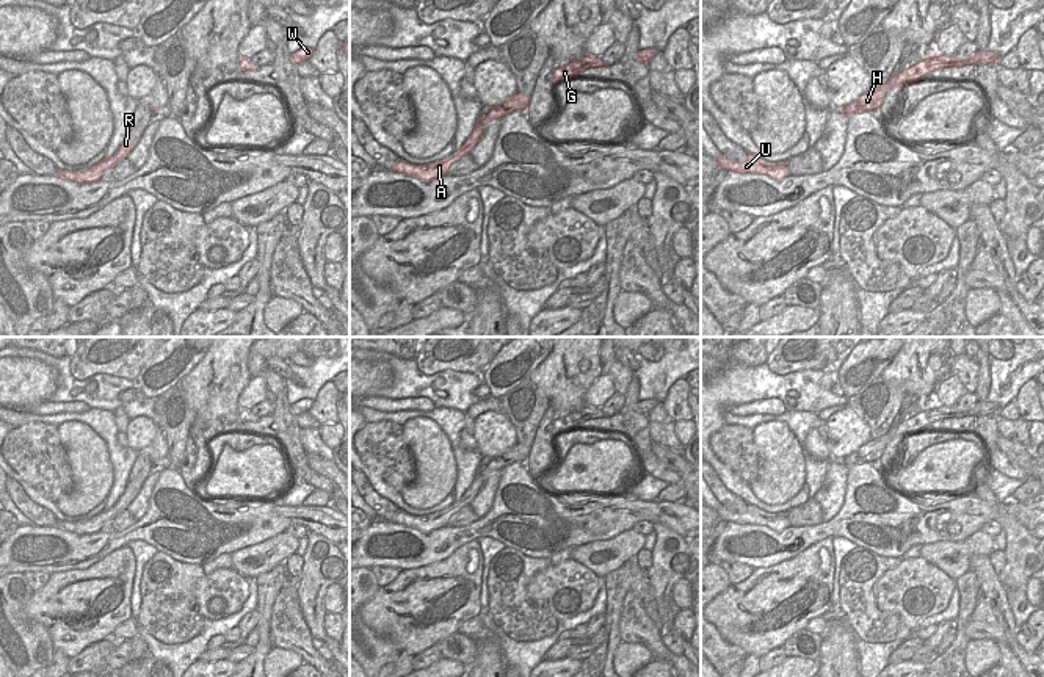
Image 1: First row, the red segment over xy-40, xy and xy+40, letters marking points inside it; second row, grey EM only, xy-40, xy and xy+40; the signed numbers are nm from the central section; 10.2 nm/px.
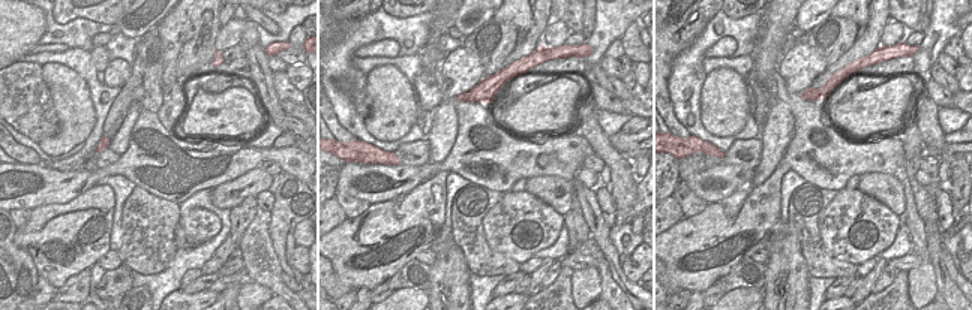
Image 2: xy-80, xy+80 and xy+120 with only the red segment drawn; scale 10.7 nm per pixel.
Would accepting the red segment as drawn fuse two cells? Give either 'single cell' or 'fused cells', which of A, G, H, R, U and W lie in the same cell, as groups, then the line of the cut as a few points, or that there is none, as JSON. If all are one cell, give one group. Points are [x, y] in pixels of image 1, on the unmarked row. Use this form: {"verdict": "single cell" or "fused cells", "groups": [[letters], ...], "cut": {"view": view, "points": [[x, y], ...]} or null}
{"verdict": "single cell", "groups": [["A", "G", "H", "R", "U", "W"]], "cut": null}

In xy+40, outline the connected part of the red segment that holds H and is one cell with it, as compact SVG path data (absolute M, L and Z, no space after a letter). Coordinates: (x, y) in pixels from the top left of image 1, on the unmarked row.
M934 393L931 396L931 403L928 407L909 418L904 418L901 423L892 425L890 429L878 437L868 440L865 445L862 445L857 451L848 454L842 459L845 467L850 465L859 465L864 462L878 462L881 454L884 453L886 445L892 439L904 439L909 434L920 433L923 426L928 426L930 423L934 423L937 420L944 418L961 418L966 415L997 415L999 417L1000 406L997 403L988 403L988 401L978 401L973 406L970 406L967 411L958 411L956 404L952 407L937 404L934 401Z

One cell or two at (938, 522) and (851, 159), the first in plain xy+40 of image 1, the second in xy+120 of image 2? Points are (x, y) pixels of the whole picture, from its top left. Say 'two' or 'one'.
one

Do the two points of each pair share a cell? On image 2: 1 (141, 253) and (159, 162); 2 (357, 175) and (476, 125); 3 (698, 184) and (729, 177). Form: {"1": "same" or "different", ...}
{"1": "different", "2": "same", "3": "same"}

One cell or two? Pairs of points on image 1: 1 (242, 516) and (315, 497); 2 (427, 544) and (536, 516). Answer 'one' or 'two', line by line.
1: two
2: one

